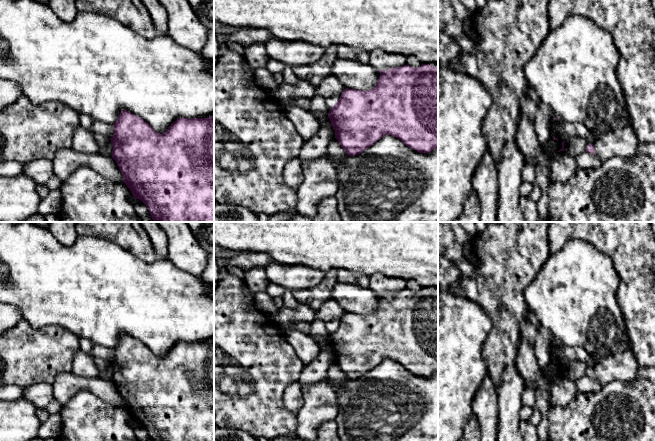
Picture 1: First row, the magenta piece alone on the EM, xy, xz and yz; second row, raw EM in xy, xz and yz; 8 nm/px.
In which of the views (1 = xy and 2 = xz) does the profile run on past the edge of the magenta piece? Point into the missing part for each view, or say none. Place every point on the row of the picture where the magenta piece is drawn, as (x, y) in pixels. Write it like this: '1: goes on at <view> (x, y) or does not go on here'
1: does not go on here
2: does not go on here

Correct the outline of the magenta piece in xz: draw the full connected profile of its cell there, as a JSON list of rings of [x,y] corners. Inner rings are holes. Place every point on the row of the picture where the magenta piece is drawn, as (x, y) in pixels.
[[[422,64],[414,68],[404,65],[390,68],[386,71],[378,70],[381,74],[371,90],[361,91],[346,88],[340,99],[328,113],[331,125],[335,131],[335,138],[349,156],[362,153],[384,135],[392,135],[400,139],[406,146],[419,153],[428,153],[438,147],[438,68]]]

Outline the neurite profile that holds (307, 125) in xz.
[[[291,105],[285,110],[286,117],[293,123],[297,132],[307,141],[321,128],[321,125],[312,112]]]

